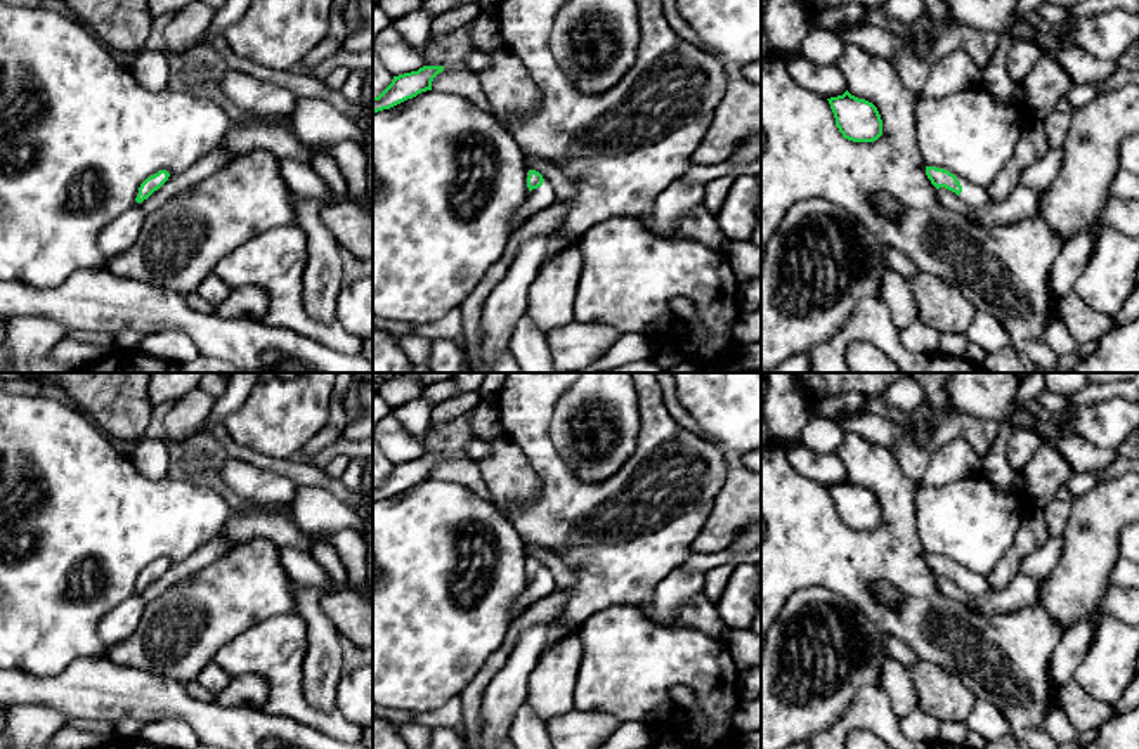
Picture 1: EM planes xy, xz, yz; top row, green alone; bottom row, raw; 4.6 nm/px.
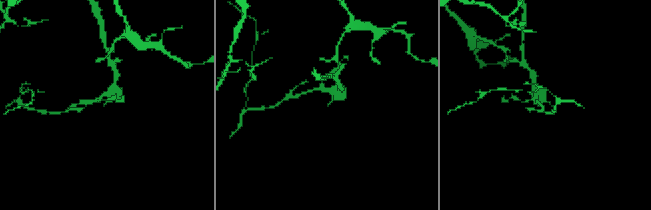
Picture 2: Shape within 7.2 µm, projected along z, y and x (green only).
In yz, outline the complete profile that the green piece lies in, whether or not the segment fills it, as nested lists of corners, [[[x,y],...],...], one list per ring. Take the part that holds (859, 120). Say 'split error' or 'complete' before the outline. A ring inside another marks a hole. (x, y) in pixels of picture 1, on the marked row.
complete; [[[848,90],[827,101],[834,113],[836,127],[844,139],[853,142],[874,142],[882,135],[882,120],[872,102],[858,99]]]

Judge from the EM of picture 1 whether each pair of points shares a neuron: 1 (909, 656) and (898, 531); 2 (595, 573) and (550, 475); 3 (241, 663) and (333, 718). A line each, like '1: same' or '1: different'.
1: different
2: same
3: same

